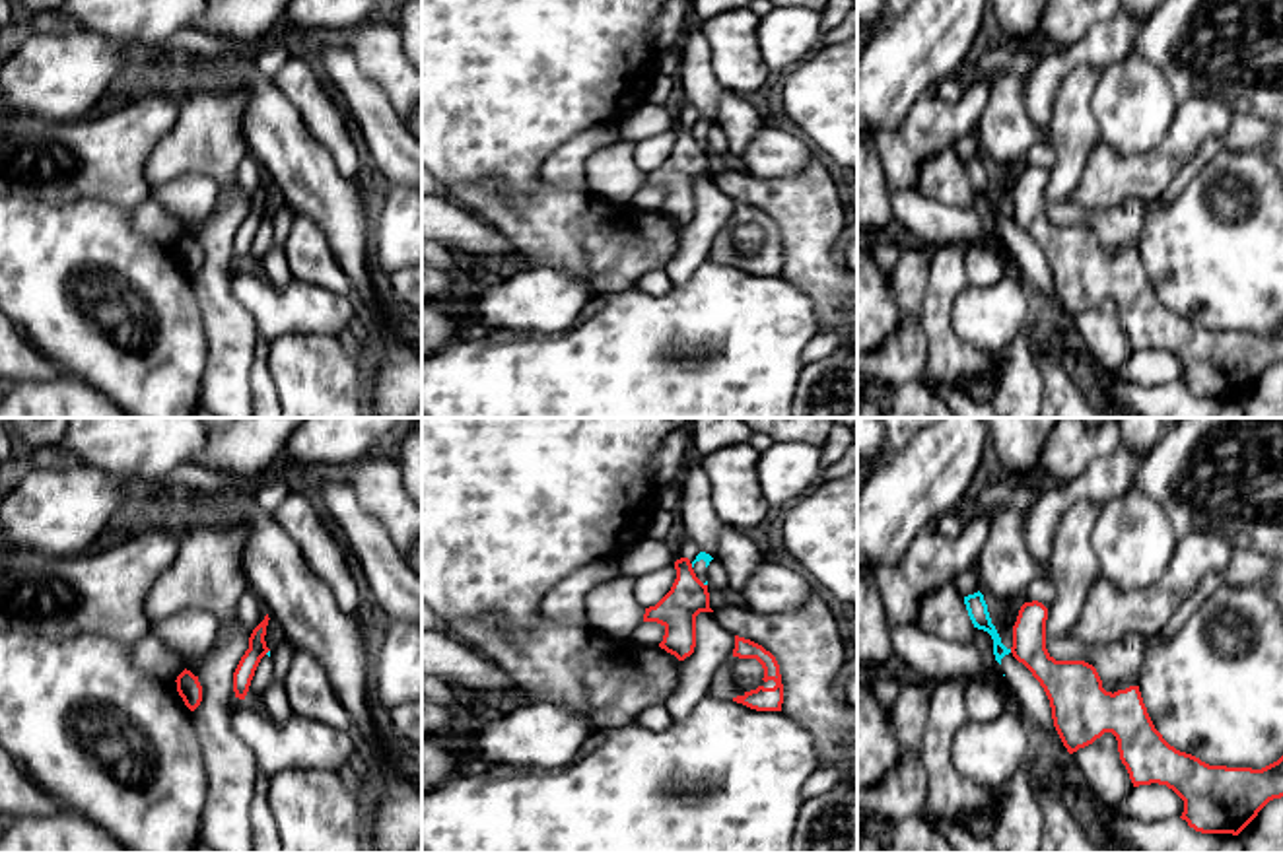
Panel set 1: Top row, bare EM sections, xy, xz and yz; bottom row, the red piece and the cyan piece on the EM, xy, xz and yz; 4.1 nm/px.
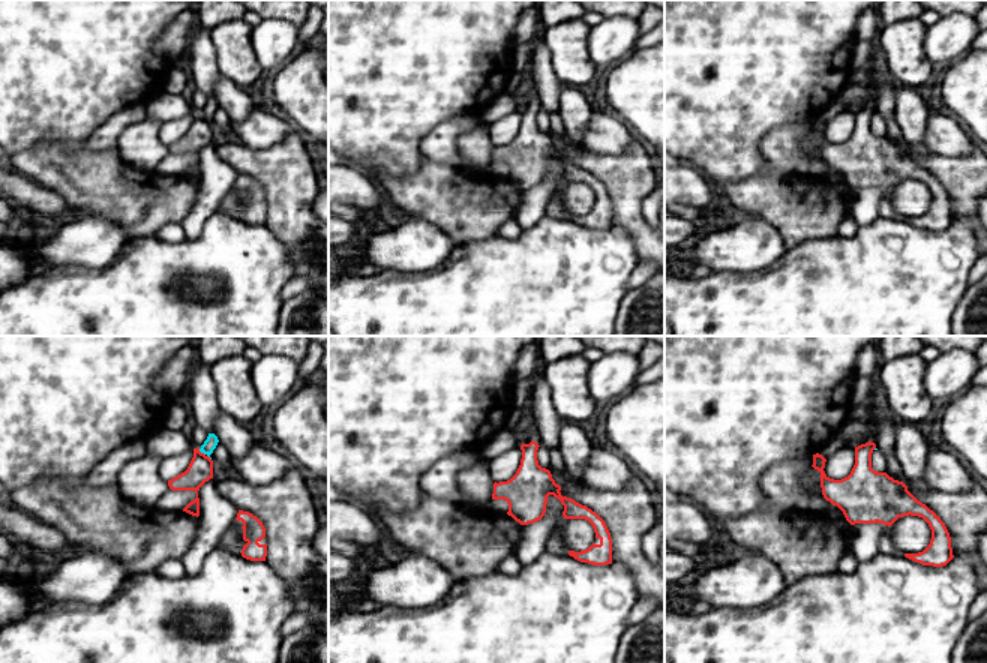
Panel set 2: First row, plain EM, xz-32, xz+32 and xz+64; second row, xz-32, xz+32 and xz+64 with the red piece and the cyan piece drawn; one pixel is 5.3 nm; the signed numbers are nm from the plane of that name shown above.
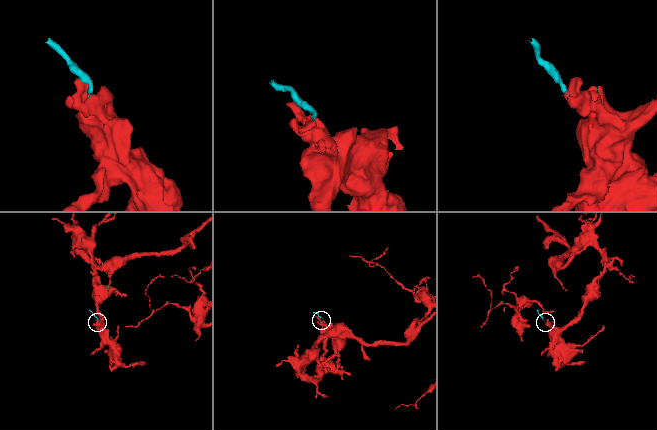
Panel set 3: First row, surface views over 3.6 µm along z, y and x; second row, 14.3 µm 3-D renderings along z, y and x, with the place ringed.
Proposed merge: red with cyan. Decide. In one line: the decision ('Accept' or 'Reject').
Reject

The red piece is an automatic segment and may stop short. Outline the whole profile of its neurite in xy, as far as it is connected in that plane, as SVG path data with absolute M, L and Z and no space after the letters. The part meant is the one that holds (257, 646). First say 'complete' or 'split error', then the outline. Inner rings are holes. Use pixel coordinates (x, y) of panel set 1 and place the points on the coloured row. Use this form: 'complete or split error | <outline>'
complete | M266 614L264 620L253 630L249 637L249 649L233 672L233 692L239 699L245 699L260 659L270 651L264 641L268 620L270 618Z

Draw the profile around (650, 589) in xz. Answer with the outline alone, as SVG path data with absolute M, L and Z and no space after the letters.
M667 565L647 575L636 577L634 587L636 600L643 608L655 606L671 591L675 579L676 579L675 565Z

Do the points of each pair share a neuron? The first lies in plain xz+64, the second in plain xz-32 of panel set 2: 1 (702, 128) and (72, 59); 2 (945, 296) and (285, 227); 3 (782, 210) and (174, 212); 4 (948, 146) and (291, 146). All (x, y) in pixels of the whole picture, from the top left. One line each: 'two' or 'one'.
1: one
2: two
3: one
4: two

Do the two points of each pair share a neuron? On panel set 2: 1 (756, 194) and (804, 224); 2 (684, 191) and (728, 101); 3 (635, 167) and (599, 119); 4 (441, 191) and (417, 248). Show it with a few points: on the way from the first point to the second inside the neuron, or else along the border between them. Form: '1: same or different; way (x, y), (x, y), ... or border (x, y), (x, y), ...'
1: same; way (768, 195), (777, 197), (792, 212)
2: different; border (683, 161), (698, 168), (711, 182)
3: different; border (633, 140), (623, 152), (594, 153), (588, 150)
4: different; border (405, 216), (417, 216), (434, 222), (455, 245)

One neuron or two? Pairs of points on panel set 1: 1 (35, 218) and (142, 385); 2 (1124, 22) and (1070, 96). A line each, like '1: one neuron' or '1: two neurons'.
1: one neuron
2: two neurons

